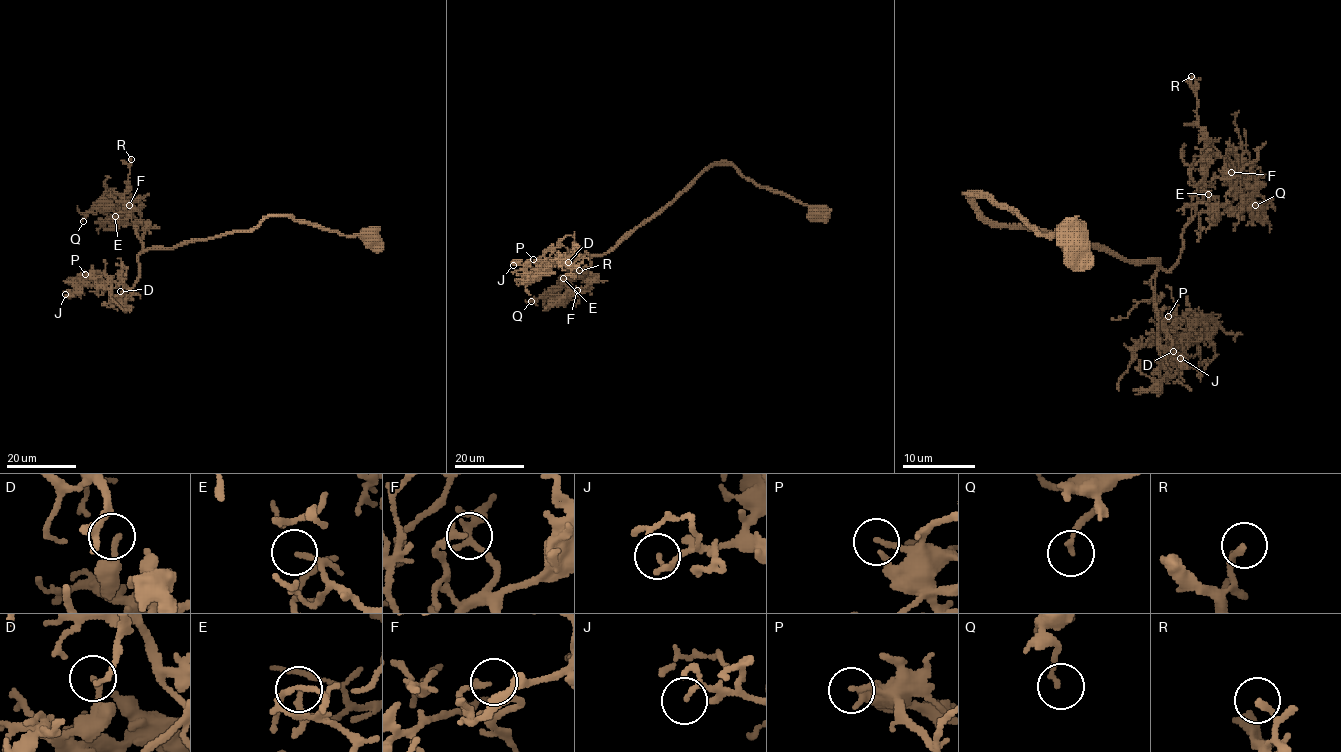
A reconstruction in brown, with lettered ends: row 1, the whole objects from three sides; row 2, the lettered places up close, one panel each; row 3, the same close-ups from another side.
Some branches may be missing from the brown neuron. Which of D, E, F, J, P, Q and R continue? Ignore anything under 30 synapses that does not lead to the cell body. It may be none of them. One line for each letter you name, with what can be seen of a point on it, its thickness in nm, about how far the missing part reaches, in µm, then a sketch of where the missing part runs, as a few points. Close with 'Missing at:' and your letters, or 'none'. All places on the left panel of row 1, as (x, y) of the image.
Missing at: none

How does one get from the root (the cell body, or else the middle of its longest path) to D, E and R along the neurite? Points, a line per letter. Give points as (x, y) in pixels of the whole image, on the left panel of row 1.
D: (368, 235), (342, 235), (267, 215), (250, 230), (144, 250), (138, 258), (139, 279), (123, 303), (120, 291)
E: (368, 235), (267, 215), (250, 230), (141, 252), (135, 229), (141, 220), (115, 216)
R: (368, 235), (342, 235), (286, 216), (267, 215), (250, 230), (141, 252), (142, 242), (122, 200), (131, 159)

